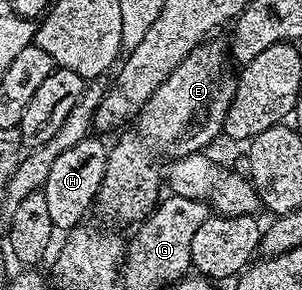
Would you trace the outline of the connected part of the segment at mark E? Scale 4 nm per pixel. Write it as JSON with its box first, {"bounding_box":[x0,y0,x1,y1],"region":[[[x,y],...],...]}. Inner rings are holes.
{"bounding_box":[97,41,237,225],"region":[[[210,41],[198,45],[190,55],[181,59],[181,63],[167,76],[165,83],[161,83],[161,87],[157,87],[157,91],[153,91],[153,95],[149,95],[147,102],[139,109],[133,121],[135,130],[132,133],[121,134],[119,142],[108,148],[105,175],[101,179],[101,188],[97,198],[97,209],[100,209],[105,216],[116,217],[123,225],[129,224],[130,221],[142,222],[159,204],[161,200],[159,185],[161,189],[165,181],[161,169],[155,166],[155,157],[174,159],[204,152],[208,148],[206,145],[215,136],[223,133],[225,115],[229,111],[235,94],[237,77],[233,69],[231,73],[230,67],[227,66],[229,53],[224,42],[222,45],[219,41]]]}

